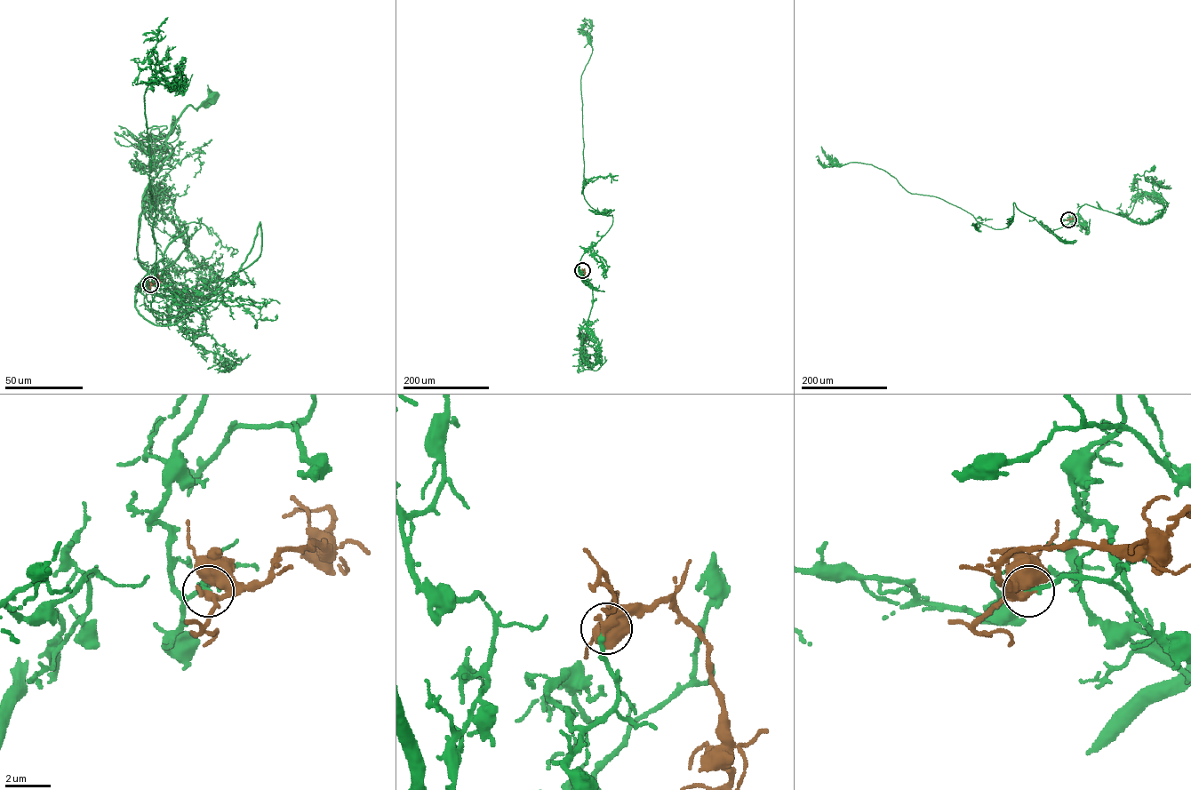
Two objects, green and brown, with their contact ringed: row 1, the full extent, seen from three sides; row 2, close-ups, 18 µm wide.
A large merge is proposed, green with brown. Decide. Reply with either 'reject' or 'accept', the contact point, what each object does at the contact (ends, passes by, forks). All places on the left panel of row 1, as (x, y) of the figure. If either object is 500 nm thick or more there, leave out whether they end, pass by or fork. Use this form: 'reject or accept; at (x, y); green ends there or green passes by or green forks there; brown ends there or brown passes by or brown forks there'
accept; at (150, 284); green ends there; brown passes by

